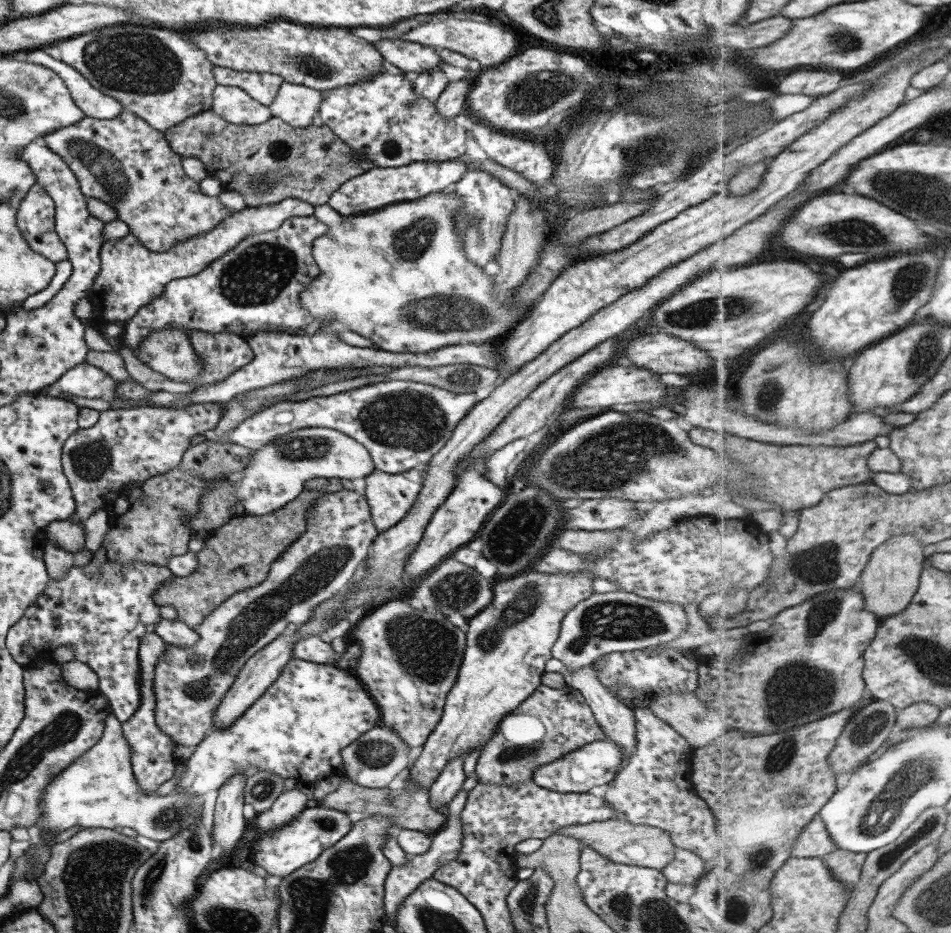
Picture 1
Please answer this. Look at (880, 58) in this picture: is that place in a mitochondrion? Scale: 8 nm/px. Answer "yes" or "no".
no

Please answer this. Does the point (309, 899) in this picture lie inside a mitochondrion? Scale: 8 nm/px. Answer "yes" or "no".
yes

